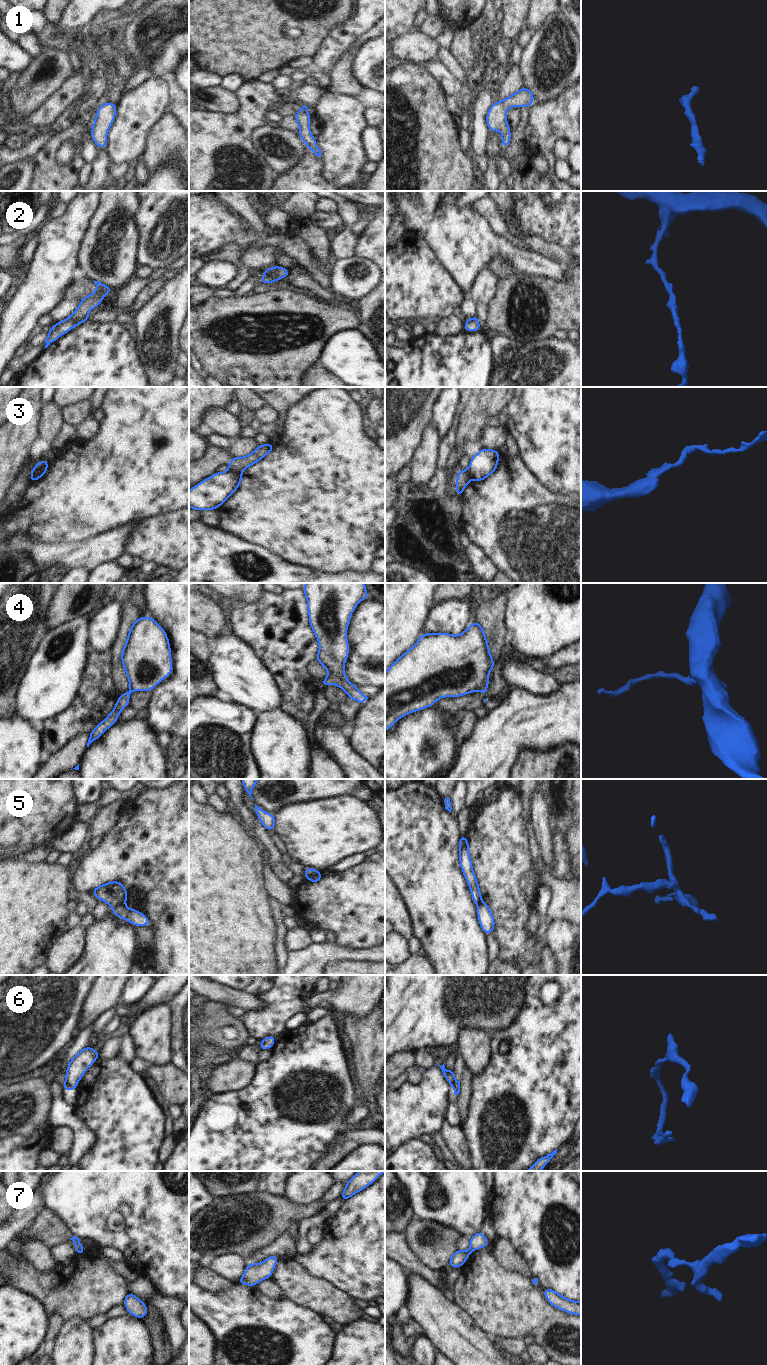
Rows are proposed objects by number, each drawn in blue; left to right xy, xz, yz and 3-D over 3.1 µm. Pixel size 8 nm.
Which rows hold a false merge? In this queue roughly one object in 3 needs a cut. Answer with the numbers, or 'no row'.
3, 5

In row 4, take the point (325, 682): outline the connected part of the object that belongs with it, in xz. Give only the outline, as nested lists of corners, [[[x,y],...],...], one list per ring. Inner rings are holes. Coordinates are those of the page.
[[[306,583],[302,590],[307,599],[309,624],[319,643],[319,651],[315,659],[328,672],[328,676],[320,683],[324,687],[336,685],[346,692],[348,698],[363,703],[368,697],[361,694],[359,688],[349,682],[344,672],[344,666],[350,652],[347,629],[351,614],[360,601],[369,597],[365,583]]]

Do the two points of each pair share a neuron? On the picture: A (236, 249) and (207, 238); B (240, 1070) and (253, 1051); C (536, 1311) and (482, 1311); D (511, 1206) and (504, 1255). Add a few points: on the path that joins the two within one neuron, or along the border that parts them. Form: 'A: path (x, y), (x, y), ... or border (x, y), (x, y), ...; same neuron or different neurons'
A: border (245, 249), (236, 243), (223, 243), (202, 256); different neurons
B: border (239, 1058), (256, 1064); different neurons
C: path (523, 1311), (495, 1311); same neuron
D: border (499, 1235), (507, 1238), (522, 1255); different neurons

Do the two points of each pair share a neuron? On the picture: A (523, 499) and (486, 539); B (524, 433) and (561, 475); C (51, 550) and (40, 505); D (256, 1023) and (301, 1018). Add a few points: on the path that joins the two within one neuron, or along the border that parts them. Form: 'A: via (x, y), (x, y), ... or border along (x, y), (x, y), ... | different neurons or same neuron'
A: via (512, 509), (508, 509), (502, 514), (497, 528) | same neuron
B: via (534, 443), (556, 465) | same neuron
C: border along (39, 541), (73, 542) | different neurons
D: border along (302, 1011), (294, 1014), (285, 1023), (284, 1029) | different neurons

